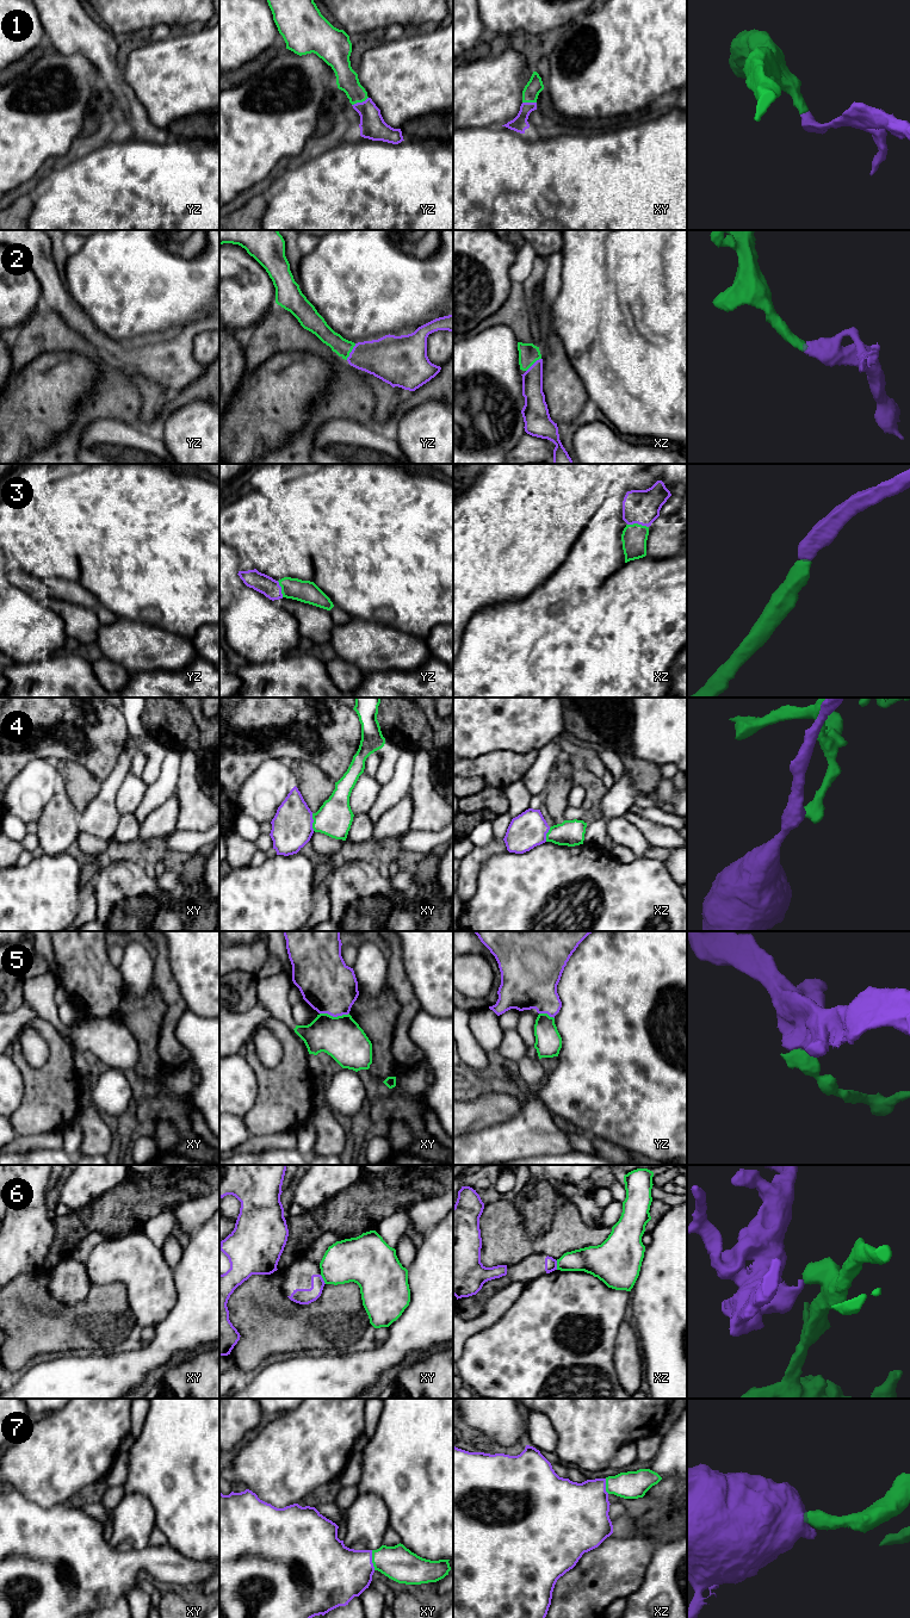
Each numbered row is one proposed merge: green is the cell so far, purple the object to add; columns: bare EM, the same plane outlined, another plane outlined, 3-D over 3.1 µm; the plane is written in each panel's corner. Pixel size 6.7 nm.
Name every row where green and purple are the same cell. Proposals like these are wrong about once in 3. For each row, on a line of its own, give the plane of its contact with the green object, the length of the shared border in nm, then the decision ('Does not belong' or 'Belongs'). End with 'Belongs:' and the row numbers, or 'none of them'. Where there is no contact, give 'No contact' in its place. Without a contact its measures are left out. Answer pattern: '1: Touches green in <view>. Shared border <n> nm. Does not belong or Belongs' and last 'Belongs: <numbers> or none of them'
1: Touches green in yz. Shared border 130 nm. Belongs
2: Touches green in yz. Shared border 130 nm. Belongs
3: Touches green in xz. Shared border 150 nm. Belongs
4: Touches green in xy. Shared border 120 nm. Belongs
5: Touches green in xy. Shared border 200 nm. Does not belong
6: Touches green in xy. Shared border 80 nm. Does not belong
7: Touches green in xy. Shared border 140 nm. Belongs
Belongs: 1, 2, 3, 4, 7

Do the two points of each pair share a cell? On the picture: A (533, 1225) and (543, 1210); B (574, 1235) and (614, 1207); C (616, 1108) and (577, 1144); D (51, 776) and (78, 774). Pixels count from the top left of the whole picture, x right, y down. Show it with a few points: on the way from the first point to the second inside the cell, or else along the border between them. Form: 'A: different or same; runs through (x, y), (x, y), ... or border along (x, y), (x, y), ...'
A: same; runs through (537, 1221), (539, 1214)
B: different; border along (601, 1226), (611, 1227)
C: different; border along (561, 1124), (568, 1124), (588, 1135)
D: different; border along (62, 780), (60, 785)

